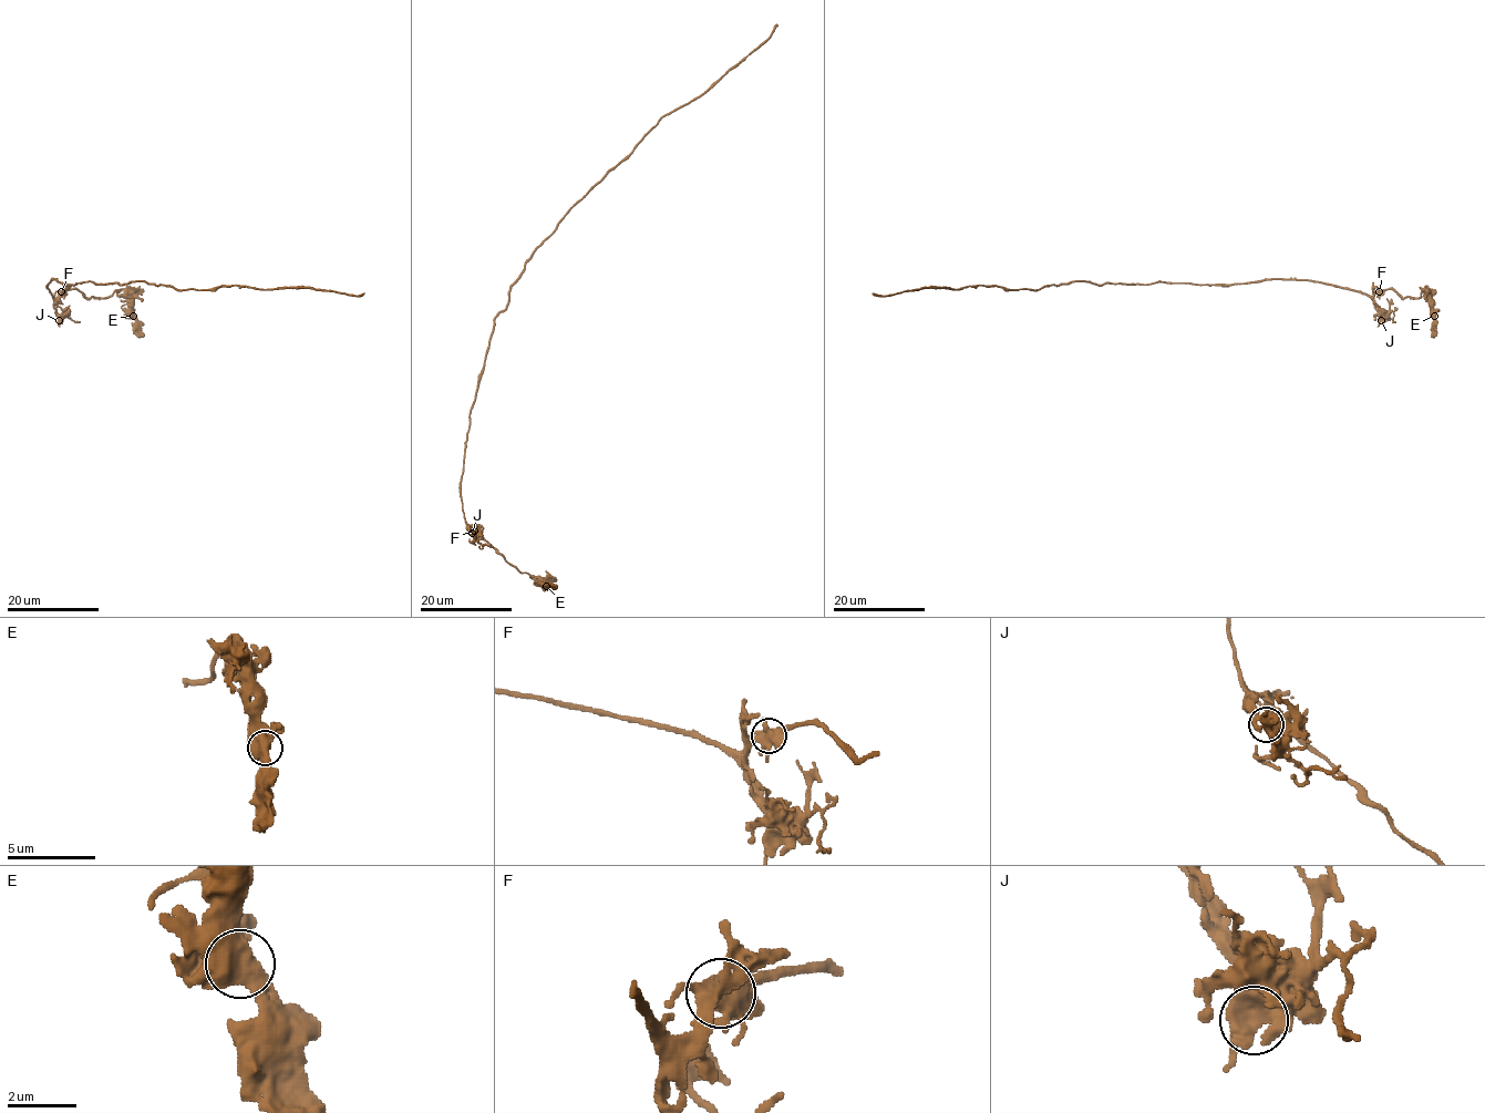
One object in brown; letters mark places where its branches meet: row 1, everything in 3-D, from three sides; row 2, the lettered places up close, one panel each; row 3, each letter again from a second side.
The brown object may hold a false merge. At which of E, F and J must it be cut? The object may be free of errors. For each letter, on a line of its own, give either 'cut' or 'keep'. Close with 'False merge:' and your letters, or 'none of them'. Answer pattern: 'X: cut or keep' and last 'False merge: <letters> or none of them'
E: keep
F: keep
J: keep
False merge: none of them

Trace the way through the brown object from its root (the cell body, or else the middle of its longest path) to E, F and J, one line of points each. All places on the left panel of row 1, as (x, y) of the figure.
E: (95, 284), (52, 279), (48, 286), (55, 298), (72, 289), (88, 298), (115, 291), (126, 299), (133, 316)
F: (95, 284), (63, 284), (57, 279), (48, 284), (55, 298), (61, 292)
J: (95, 284), (63, 284), (52, 279), (48, 286), (59, 320)

